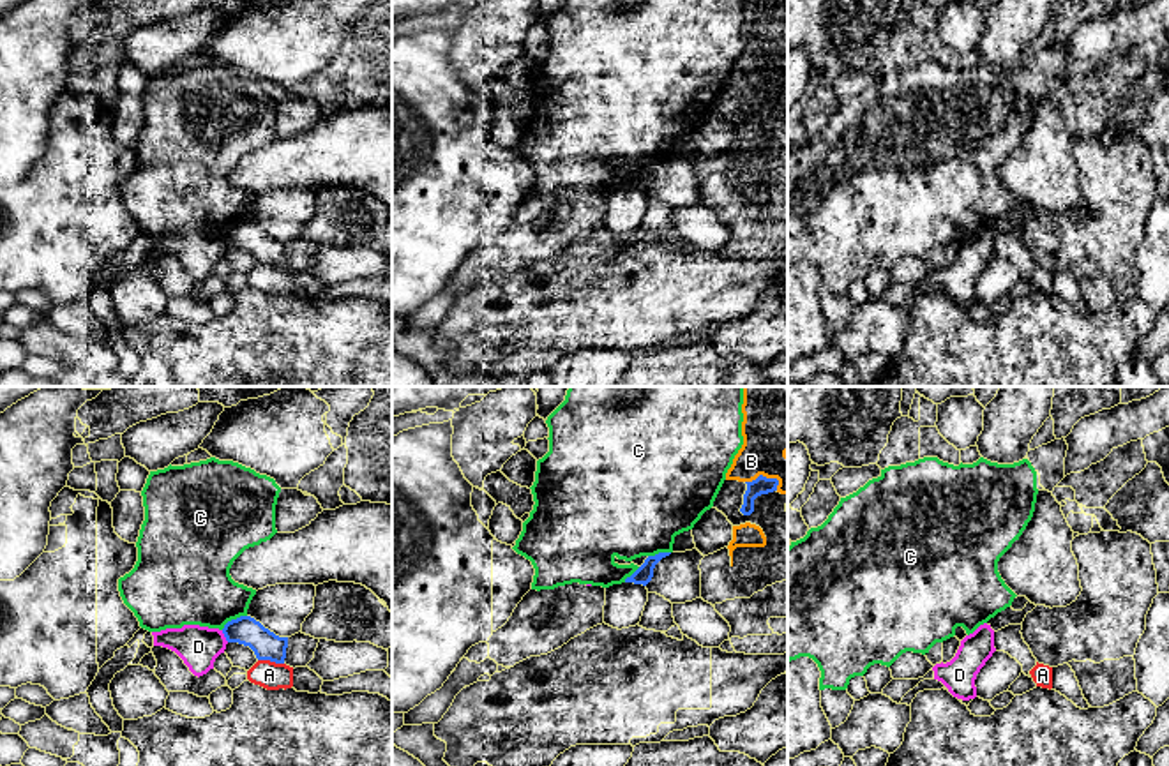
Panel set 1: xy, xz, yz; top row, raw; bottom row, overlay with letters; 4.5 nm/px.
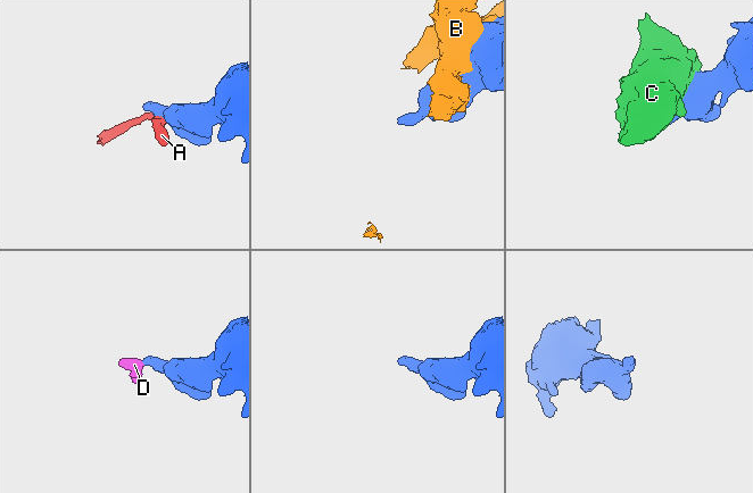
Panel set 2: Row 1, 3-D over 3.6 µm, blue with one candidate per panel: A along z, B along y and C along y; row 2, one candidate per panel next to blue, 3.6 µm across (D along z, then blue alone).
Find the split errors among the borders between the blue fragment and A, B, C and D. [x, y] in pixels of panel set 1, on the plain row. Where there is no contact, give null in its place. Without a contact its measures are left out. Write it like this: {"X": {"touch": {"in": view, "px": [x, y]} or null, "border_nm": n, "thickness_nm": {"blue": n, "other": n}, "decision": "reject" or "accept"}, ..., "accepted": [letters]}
{"A": {"touch": {"in": "xy", "px": [271, 265]}, "border_nm": 120, "thickness_nm": {"blue": 130, "other": 130}, "decision": "reject"}, "B": {"touch": {"in": "xz", "px": [761, 80]}, "border_nm": 160, "thickness_nm": {"blue": 80, "other": 280}, "decision": "reject"}, "C": {"touch": {"in": "xy", "px": [233, 225]}, "border_nm": 140, "thickness_nm": {"blue": 130, "other": 360}, "decision": "reject"}, "D": {"touch": {"in": "xy", "px": [225, 240]}, "border_nm": 70, "thickness_nm": {"blue": 130, "other": 190}, "decision": "reject"}, "accepted": []}

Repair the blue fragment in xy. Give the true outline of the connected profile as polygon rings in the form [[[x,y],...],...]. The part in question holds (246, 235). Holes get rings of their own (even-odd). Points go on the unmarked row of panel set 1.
[[[240,221],[224,229],[228,247],[249,251],[258,265],[284,268],[288,242],[279,242],[251,221]]]

